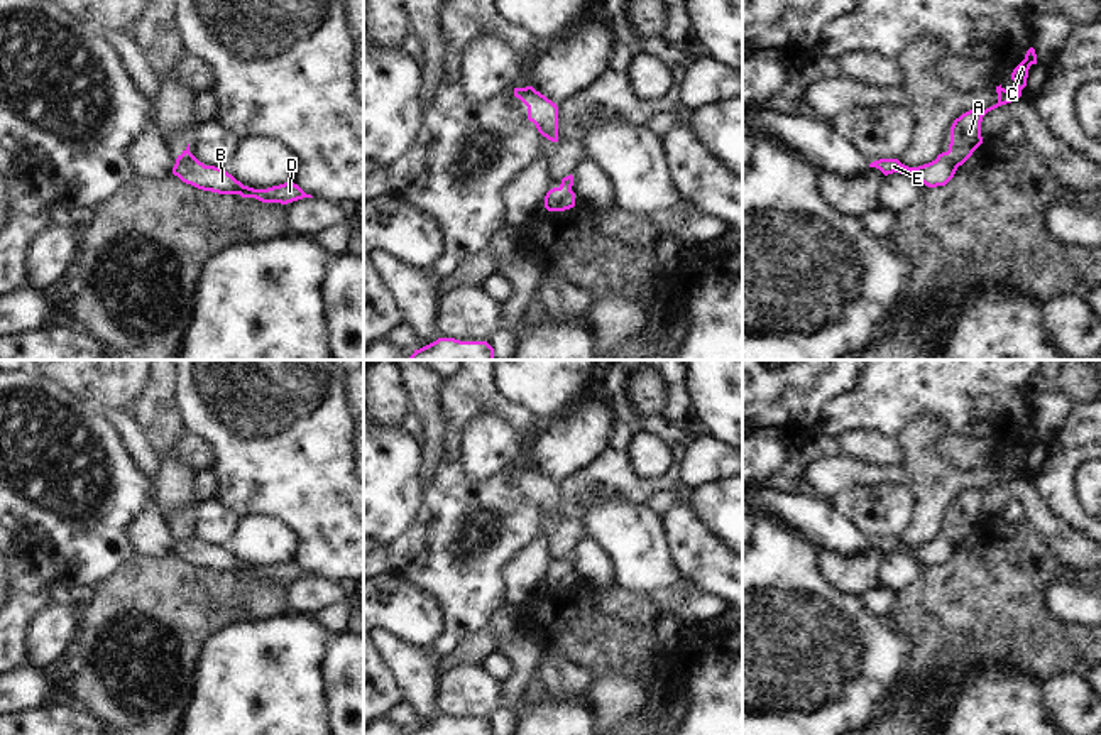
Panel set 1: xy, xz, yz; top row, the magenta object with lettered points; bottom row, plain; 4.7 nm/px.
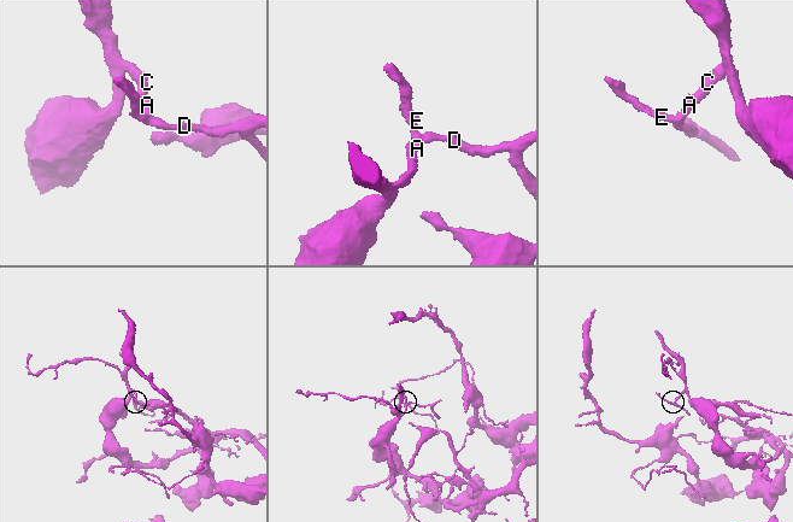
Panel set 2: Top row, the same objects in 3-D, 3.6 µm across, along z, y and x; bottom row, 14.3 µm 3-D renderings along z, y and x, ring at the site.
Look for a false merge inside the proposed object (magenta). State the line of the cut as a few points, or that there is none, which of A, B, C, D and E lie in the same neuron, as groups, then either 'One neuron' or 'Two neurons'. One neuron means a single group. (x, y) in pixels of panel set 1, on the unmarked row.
Split along yz (946, 531), (958, 544). Groups: A C / B D E. Two neurons.

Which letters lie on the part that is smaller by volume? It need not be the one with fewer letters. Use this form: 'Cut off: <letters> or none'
Cut off: B, D, E.

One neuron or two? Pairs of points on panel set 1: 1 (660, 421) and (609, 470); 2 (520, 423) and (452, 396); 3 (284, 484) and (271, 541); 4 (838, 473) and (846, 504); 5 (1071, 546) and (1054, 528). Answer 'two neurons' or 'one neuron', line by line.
1: one neuron
2: one neuron
3: two neurons
4: two neurons
5: one neuron

